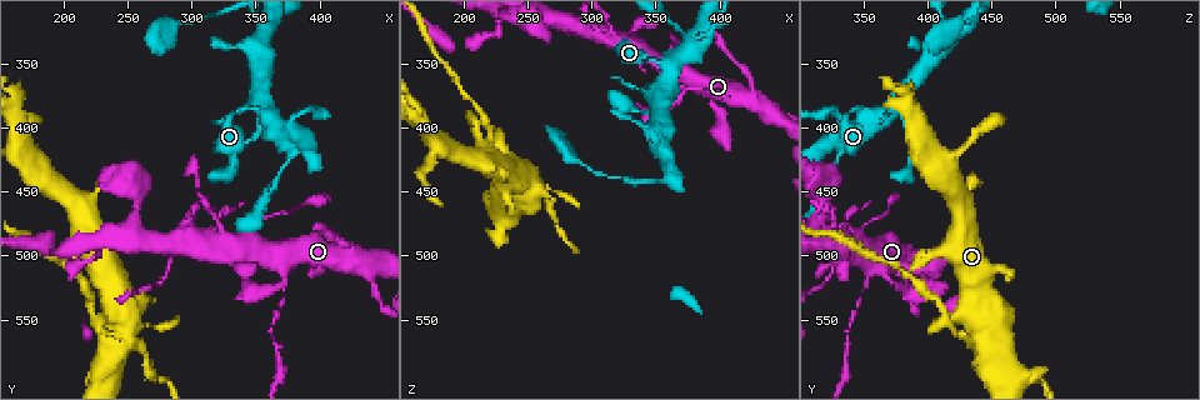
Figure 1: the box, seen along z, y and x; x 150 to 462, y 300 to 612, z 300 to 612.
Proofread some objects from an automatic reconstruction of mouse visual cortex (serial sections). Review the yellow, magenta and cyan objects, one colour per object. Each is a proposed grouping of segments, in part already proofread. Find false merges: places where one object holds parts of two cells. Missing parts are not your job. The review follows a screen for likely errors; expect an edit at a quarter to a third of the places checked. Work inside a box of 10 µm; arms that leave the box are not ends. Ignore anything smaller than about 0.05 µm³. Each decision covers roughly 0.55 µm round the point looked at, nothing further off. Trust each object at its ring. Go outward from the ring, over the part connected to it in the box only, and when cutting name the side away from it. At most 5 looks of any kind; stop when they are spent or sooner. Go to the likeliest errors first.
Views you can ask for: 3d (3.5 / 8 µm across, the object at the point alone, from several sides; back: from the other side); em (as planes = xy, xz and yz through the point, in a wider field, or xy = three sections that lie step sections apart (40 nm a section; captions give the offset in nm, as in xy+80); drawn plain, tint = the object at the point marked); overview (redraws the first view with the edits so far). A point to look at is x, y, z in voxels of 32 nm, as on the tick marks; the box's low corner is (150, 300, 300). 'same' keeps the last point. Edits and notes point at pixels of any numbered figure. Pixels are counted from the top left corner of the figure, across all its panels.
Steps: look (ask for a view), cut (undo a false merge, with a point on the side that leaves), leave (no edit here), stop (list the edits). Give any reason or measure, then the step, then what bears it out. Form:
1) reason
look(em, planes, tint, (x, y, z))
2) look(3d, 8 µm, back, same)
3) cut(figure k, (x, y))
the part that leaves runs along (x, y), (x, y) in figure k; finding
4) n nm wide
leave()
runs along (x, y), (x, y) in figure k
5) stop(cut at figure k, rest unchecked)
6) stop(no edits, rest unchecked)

sharp bend
look(3d, 8 µm, back, (240, 546, 428))

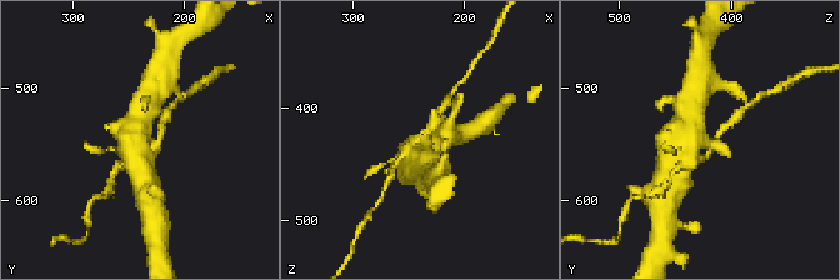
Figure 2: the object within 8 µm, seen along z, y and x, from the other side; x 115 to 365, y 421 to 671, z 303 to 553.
look(3d, 3.5 µm, back, same)

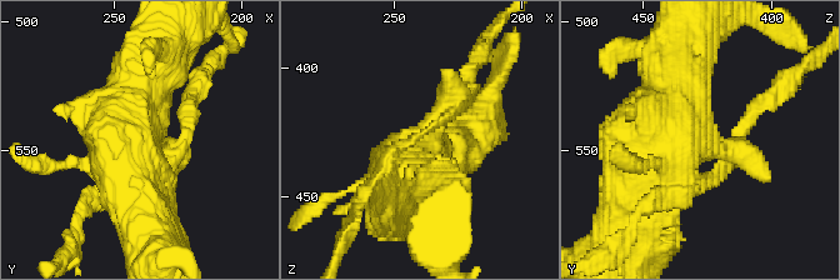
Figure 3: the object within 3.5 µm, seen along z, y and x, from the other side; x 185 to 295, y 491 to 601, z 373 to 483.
look(em, planes, tint, (238, 546, 427))

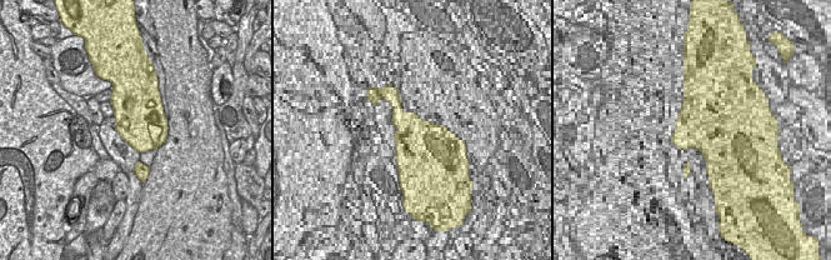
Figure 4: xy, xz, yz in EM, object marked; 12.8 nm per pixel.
cut(figure 3, (750, 111))
the part that leaves runs along (728, 153), (785, 80) in figure 3; a second cell is stuck on

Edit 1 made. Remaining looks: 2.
sharp bend
look(em, planes, tint, (384, 416, 334))

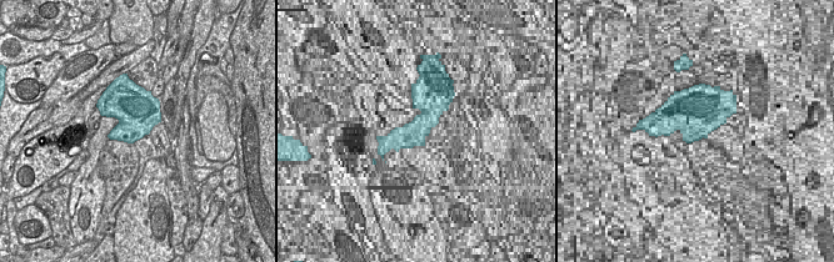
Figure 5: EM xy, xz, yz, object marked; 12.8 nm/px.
wider look
look(3d, 3.5 µm, same)

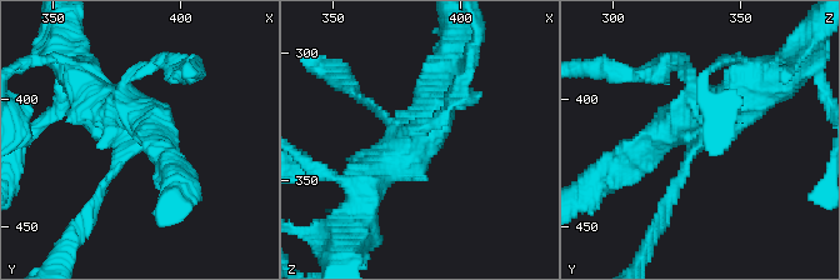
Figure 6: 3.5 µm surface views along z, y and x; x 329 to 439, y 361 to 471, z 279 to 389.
arms of 150, 150, 450, 450 nm
leave()
runs along (360, 191), (414, 150), (440, 86) in figure 6; all the same cell

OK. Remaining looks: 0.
stop(cut at figure 3, rest unchecked)

